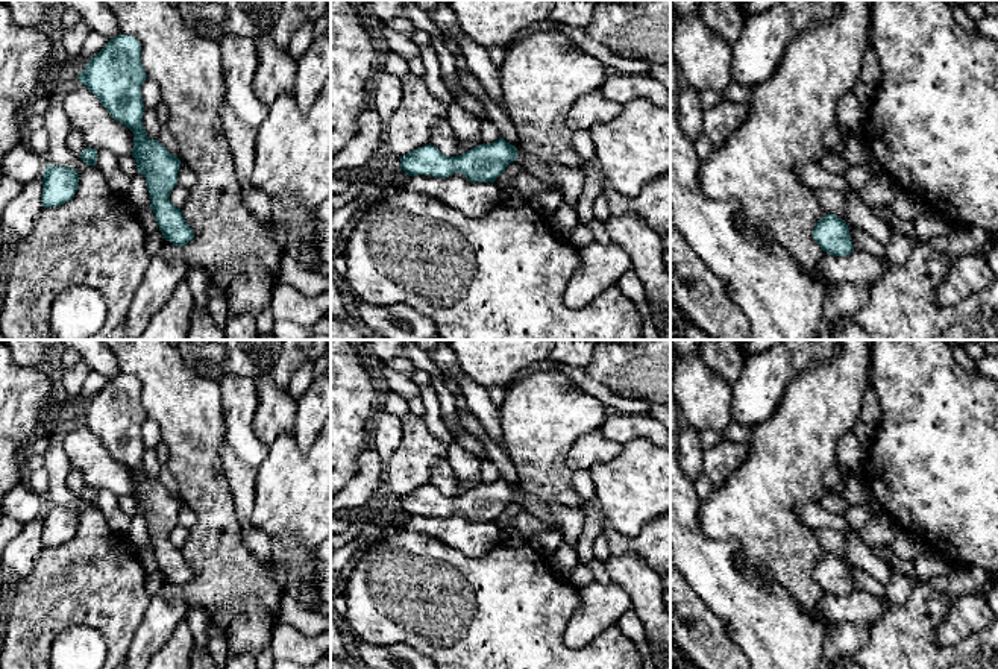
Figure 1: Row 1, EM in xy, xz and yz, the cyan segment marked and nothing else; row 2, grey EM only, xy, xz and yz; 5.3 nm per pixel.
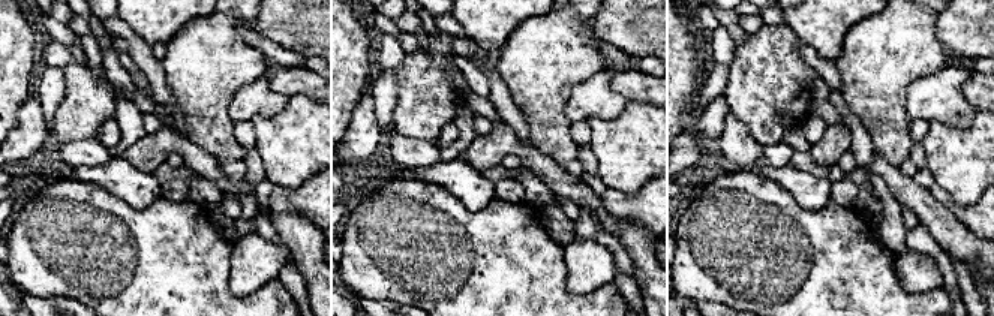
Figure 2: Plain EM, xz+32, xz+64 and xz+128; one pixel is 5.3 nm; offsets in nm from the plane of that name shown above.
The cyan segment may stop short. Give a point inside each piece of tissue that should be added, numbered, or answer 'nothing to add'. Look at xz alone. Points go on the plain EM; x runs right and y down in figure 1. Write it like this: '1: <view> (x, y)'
1: xz (531, 504)

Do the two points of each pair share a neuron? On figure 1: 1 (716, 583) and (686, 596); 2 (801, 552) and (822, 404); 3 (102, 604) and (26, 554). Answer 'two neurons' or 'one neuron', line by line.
1: two neurons
2: one neuron
3: two neurons

